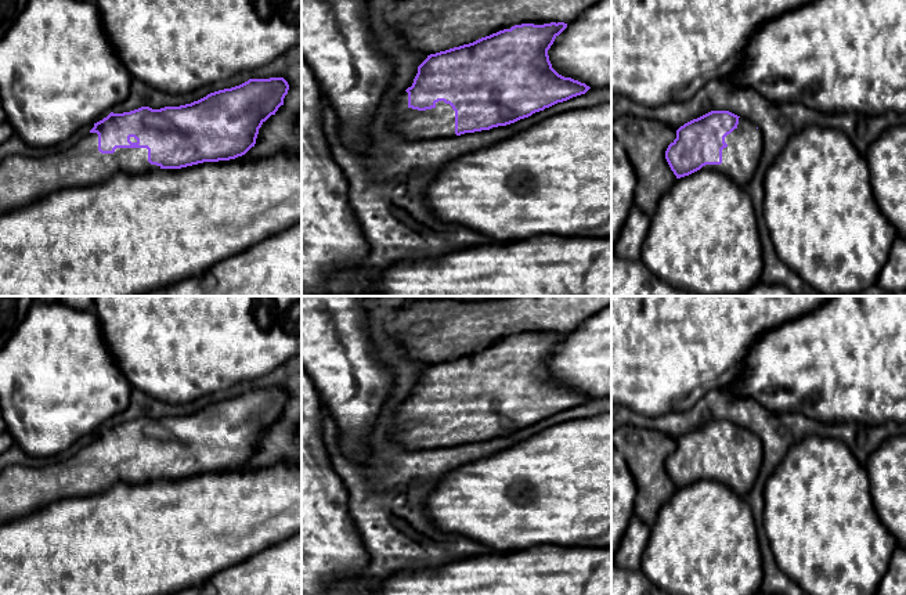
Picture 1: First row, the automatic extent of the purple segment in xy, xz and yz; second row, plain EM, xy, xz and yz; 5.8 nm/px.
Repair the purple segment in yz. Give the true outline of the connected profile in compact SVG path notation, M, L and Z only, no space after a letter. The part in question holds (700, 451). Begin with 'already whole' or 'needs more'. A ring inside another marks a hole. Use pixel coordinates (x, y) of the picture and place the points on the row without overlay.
needs more; M711 421L676 440L665 469L676 488L700 479L714 479L746 497L764 459L757 436L729 421Z

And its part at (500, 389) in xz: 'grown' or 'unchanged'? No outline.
grown

